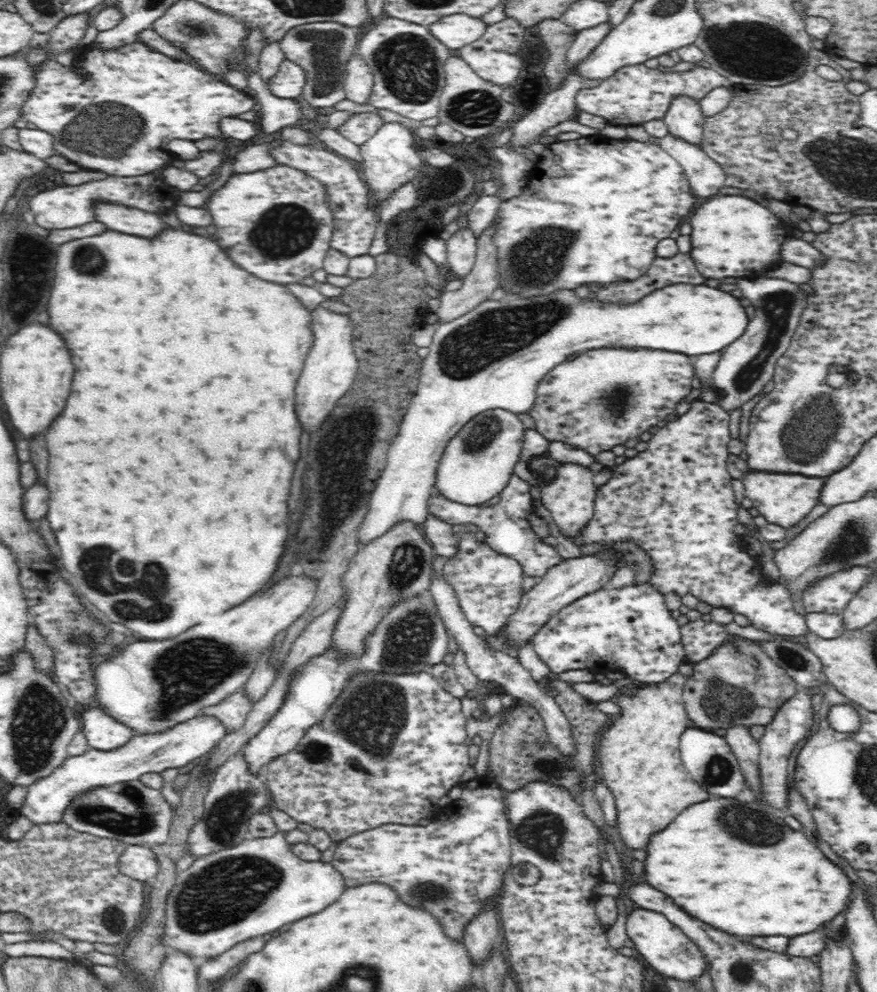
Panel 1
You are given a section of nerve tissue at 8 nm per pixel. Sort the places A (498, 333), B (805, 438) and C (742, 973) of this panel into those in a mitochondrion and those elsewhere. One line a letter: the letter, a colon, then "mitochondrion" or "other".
A: mitochondrion
B: mitochondrion
C: mitochondrion

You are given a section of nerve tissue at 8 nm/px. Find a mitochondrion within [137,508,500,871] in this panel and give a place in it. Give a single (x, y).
(185, 674)

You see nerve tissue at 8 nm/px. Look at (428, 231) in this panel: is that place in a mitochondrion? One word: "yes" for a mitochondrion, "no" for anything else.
no

